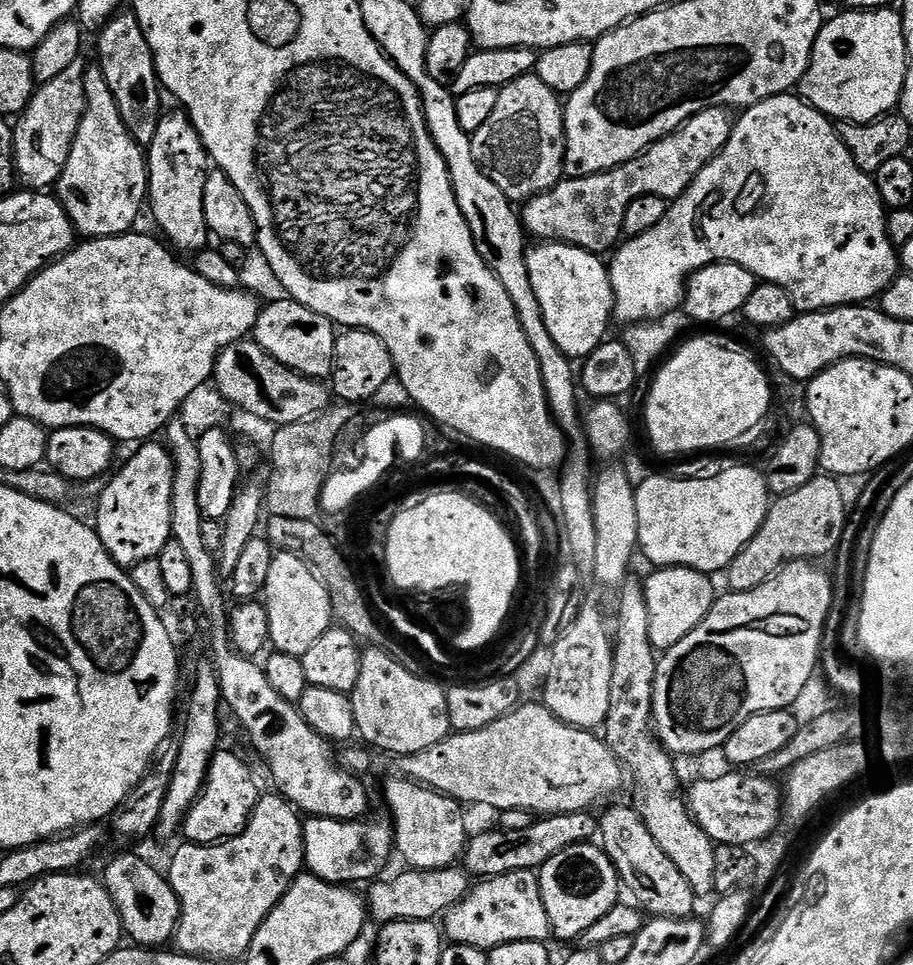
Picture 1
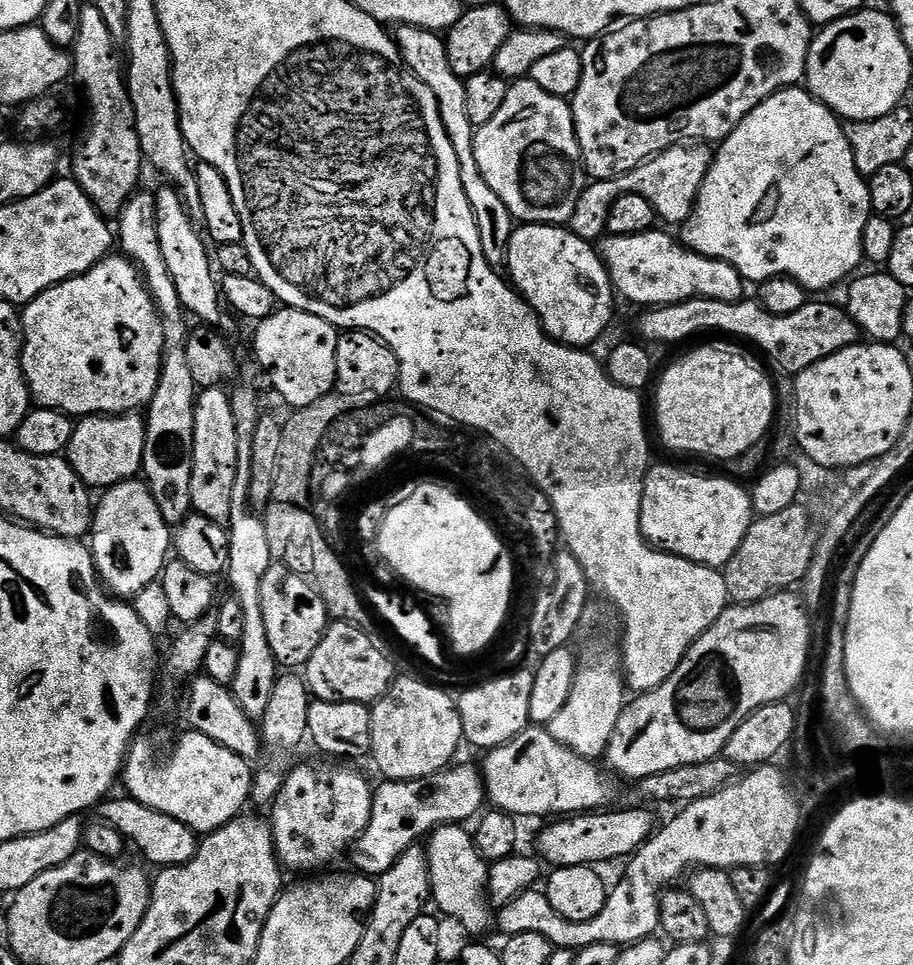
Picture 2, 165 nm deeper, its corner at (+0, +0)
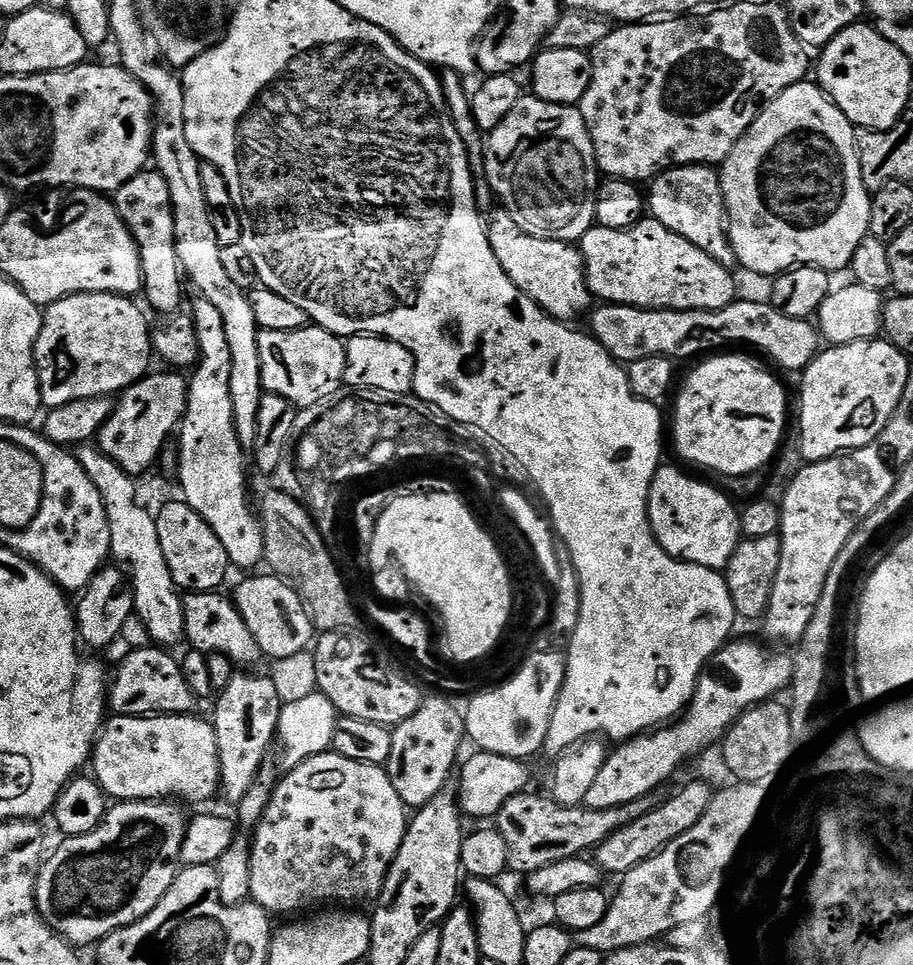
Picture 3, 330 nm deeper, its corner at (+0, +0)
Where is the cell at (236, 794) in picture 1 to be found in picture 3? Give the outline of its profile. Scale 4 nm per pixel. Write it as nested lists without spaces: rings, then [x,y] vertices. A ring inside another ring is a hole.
[[[196,714],[113,715],[105,719],[90,761],[91,775],[103,788],[105,797],[116,802],[179,798],[204,804],[212,795],[217,795],[220,792],[218,742],[211,723],[198,717]]]

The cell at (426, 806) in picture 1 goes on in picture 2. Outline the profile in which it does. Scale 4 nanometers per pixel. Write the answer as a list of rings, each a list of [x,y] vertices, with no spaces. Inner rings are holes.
[[[458,824],[443,825],[431,833],[426,840],[426,851],[428,854],[428,873],[432,883],[431,899],[452,920],[457,920],[466,931],[469,937],[480,938],[484,931],[494,924],[494,912],[488,903],[488,866],[489,861],[481,856],[476,848],[476,842],[471,831],[467,827]]]

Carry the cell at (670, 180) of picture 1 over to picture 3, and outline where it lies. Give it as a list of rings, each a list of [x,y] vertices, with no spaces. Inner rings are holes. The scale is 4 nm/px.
[[[677,164],[664,169],[651,181],[646,192],[646,208],[651,219],[659,220],[662,226],[674,230],[686,238],[698,250],[710,254],[723,268],[737,267],[738,261],[728,237],[728,222],[724,210],[724,195],[720,185],[720,174],[707,164]]]

